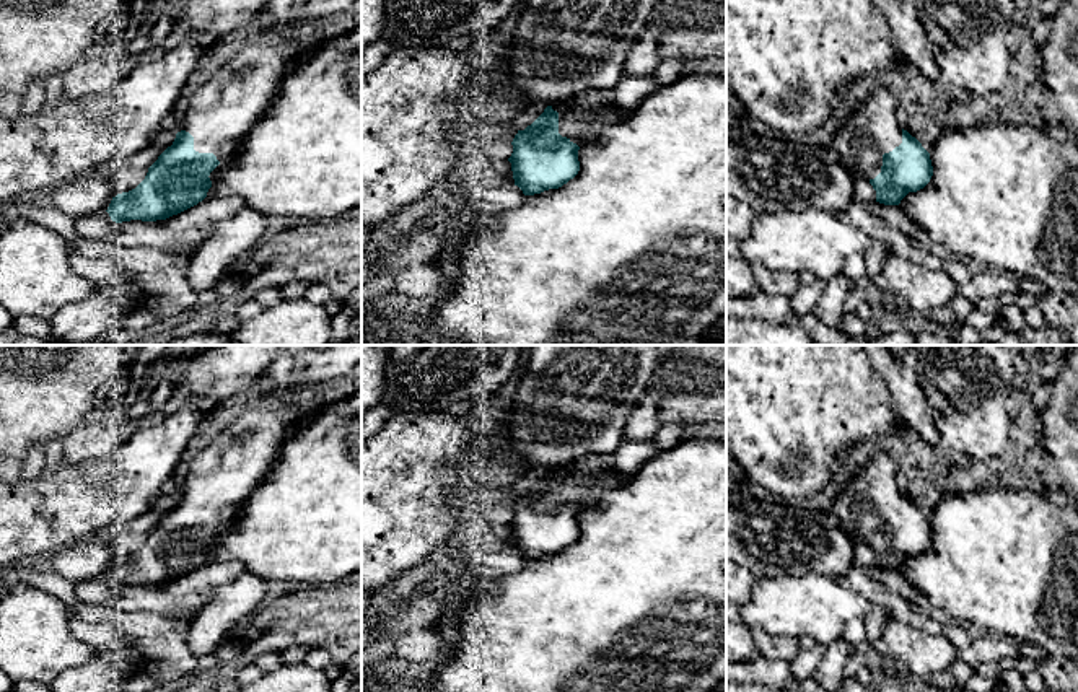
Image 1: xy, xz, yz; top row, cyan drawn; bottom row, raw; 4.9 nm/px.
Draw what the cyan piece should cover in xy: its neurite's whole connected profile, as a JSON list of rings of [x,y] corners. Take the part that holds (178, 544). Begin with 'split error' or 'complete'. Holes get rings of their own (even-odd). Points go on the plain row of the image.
split error; [[[280,392],[248,401],[191,462],[181,497],[132,555],[112,562],[112,586],[156,586],[207,562],[239,505],[269,475],[285,441],[303,423]]]

